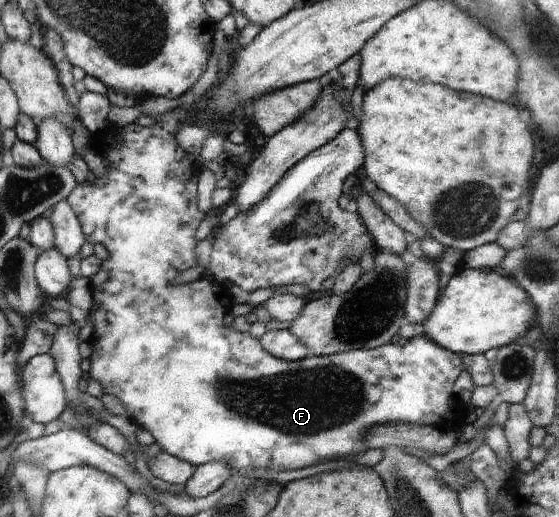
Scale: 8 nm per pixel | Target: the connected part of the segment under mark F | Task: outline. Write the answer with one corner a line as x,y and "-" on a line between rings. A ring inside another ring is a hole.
174,108
168,112
164,112
163,114
158,114
154,116
155,122
151,126
141,126
138,124
129,124
127,126
123,126
123,128
111,125
109,128
94,130
91,132
91,139
90,146
94,149
94,152
98,153
101,157
105,158
105,160
109,160
110,162
110,171
101,178
95,178
94,182
88,182
87,180
83,183
76,183
75,188
71,191
71,194
66,198
66,201
69,203
69,206
73,209
73,212
78,216
79,224
81,225
81,230
83,230
83,234
85,240
87,242
91,242
91,244
103,244
105,248
109,251
109,258
107,260
103,260
101,262
100,268
89,278
91,296
93,297
93,301
91,303
91,307
87,308
87,321
89,321
93,325
93,333
91,339
88,341
86,345
86,358
87,358
87,366
86,366
86,377
88,379
97,380
102,385
103,394
110,394
114,395
116,398
119,398
119,402
123,404
125,410
127,410
130,420
133,423
136,423
139,427
145,428
145,430
149,430
155,438
155,443
157,443
160,448
165,451
167,454
173,455
174,457
179,458
179,460
187,461
189,464
192,464
195,468
200,467
201,465
207,462
225,462
225,464
229,464
231,468
233,468
233,473
235,474
238,470
247,470
247,468
270,468
275,472
284,471
284,470
297,470
298,468
305,468
306,466
317,465
321,462
329,461
330,459
343,459
344,455
351,455
356,454
359,452
364,452
366,449
369,449
369,445
365,444
365,436
369,434
369,428
377,425
383,424
431,424
431,425
439,425
439,422
442,419
447,419
452,416
459,416
462,414
461,410
461,401
457,399
453,393
453,384
457,378
459,378
459,374
463,372
464,366
462,363
462,355
457,354
455,352
451,352
451,350
447,348
443,348
437,344
437,342
433,342
433,340
429,339
429,336
425,336
425,334
417,335
407,342
407,344
401,346
398,344
384,344
380,347
374,349
355,349
352,351
342,352
342,353
335,353
331,355
323,355
323,356
309,356
304,358
303,360
289,362
287,360
281,360
281,358
277,358
277,356
273,356
269,354
263,346
261,346
261,342
259,338
255,338
249,332
239,332
232,328
231,326
225,326
223,322
223,308
221,306
222,301
222,293
225,291
225,287
222,283
218,283
212,279
207,277
198,278
192,282
188,282
185,284
178,284
176,285
177,276
181,274
181,272
187,270
187,268
191,268
196,265
196,257
194,256
194,248
197,246
197,238
195,238
195,231
199,228
201,221
206,216
205,213
201,212
197,206
197,182
199,178
199,171
201,168
195,164
194,160
190,160
185,153
185,151
178,146
178,143
175,138
176,131
183,127
185,124
191,123
192,114
186,113
185,110
182,108
-
108,136
112,136
116,141
115,148
107,148
101,144
103,138
107,138

